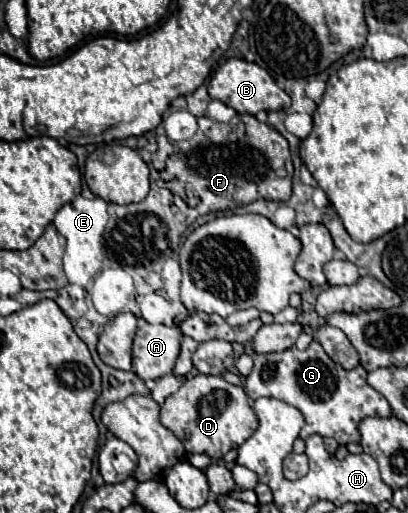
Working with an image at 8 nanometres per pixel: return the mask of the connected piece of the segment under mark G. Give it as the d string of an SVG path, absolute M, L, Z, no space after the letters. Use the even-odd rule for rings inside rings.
M314 340L306 350L288 348L284 352L272 354L254 354L254 368L244 380L244 392L256 400L262 396L278 398L294 408L298 408L306 420L300 430L300 438L312 434L330 436L338 444L346 446L348 442L358 442L358 422L366 416L388 418L390 404L366 382L366 370L362 366L346 372L340 364L330 360L324 348Z

